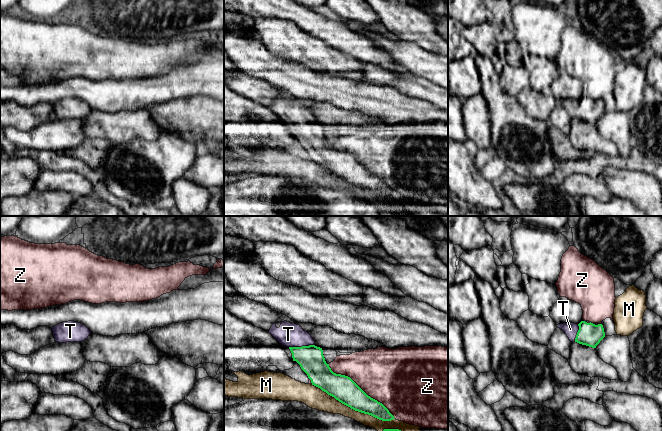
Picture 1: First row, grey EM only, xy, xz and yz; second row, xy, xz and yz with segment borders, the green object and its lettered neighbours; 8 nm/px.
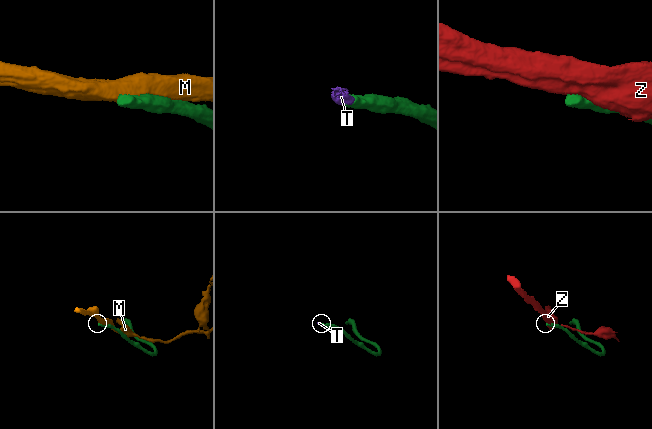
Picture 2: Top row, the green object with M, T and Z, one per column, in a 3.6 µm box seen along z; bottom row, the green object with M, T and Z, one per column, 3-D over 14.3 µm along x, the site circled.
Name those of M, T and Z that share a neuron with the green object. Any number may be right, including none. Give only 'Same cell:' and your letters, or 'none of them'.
Same cell: T

